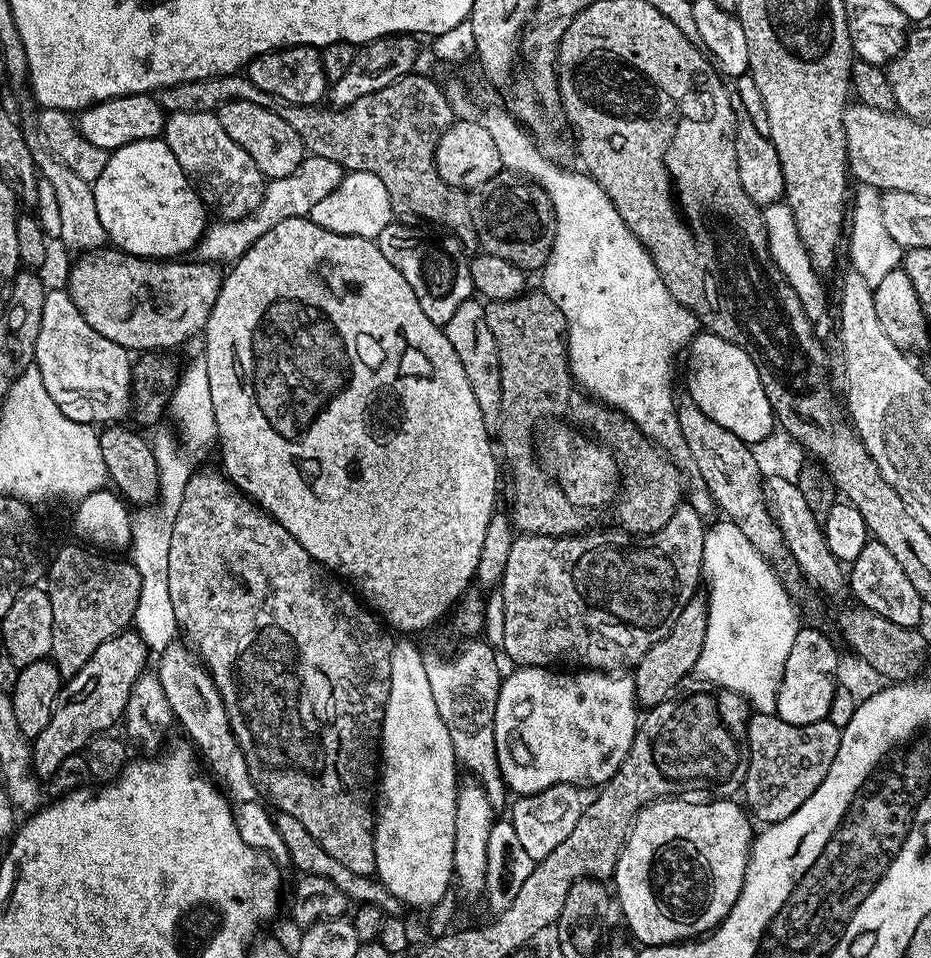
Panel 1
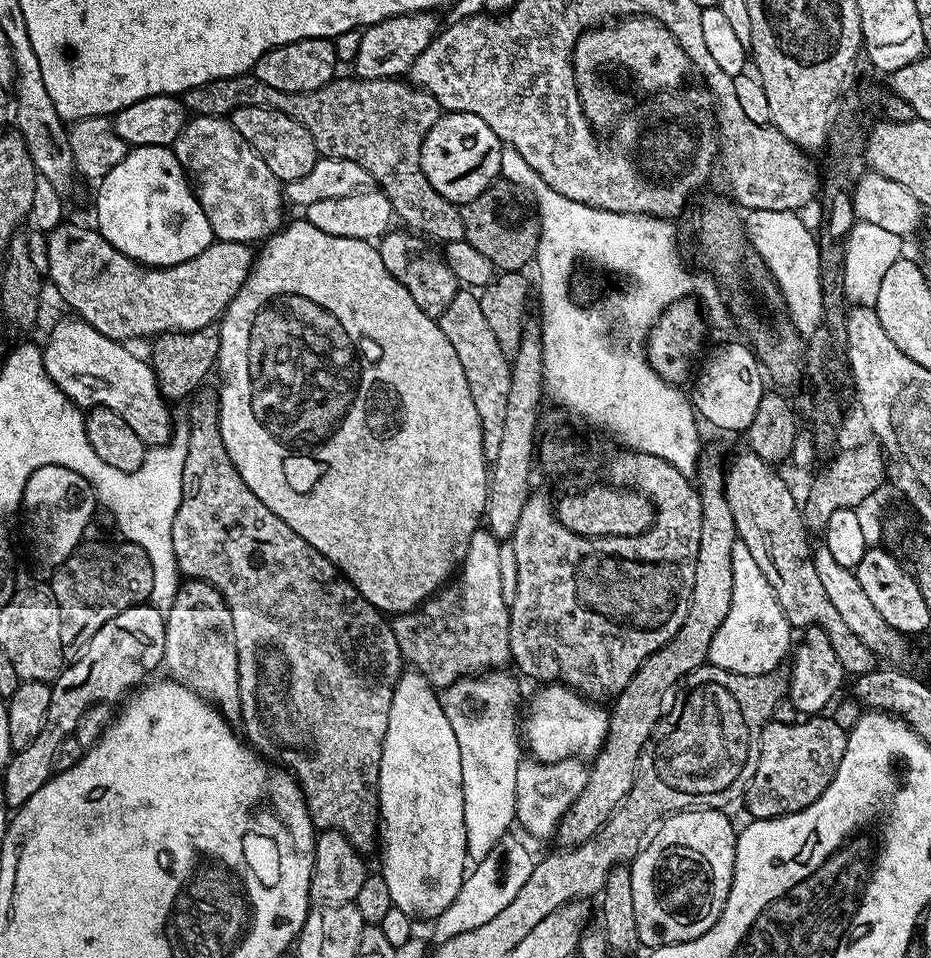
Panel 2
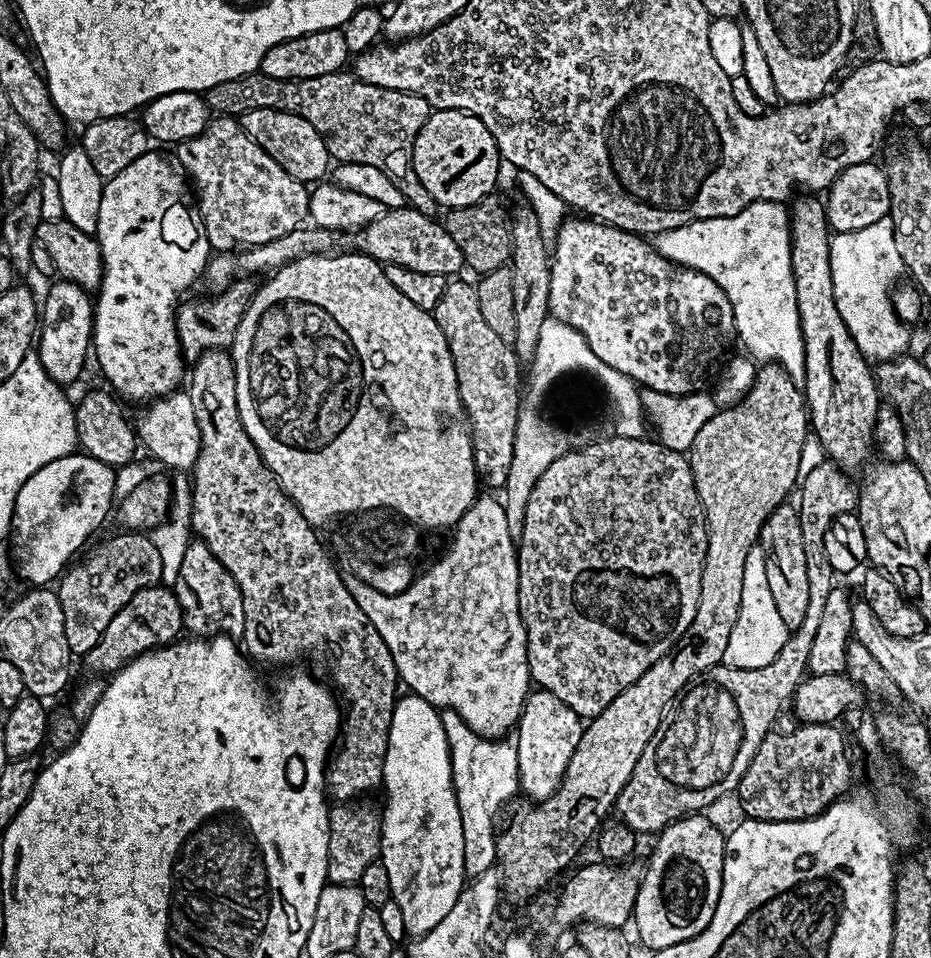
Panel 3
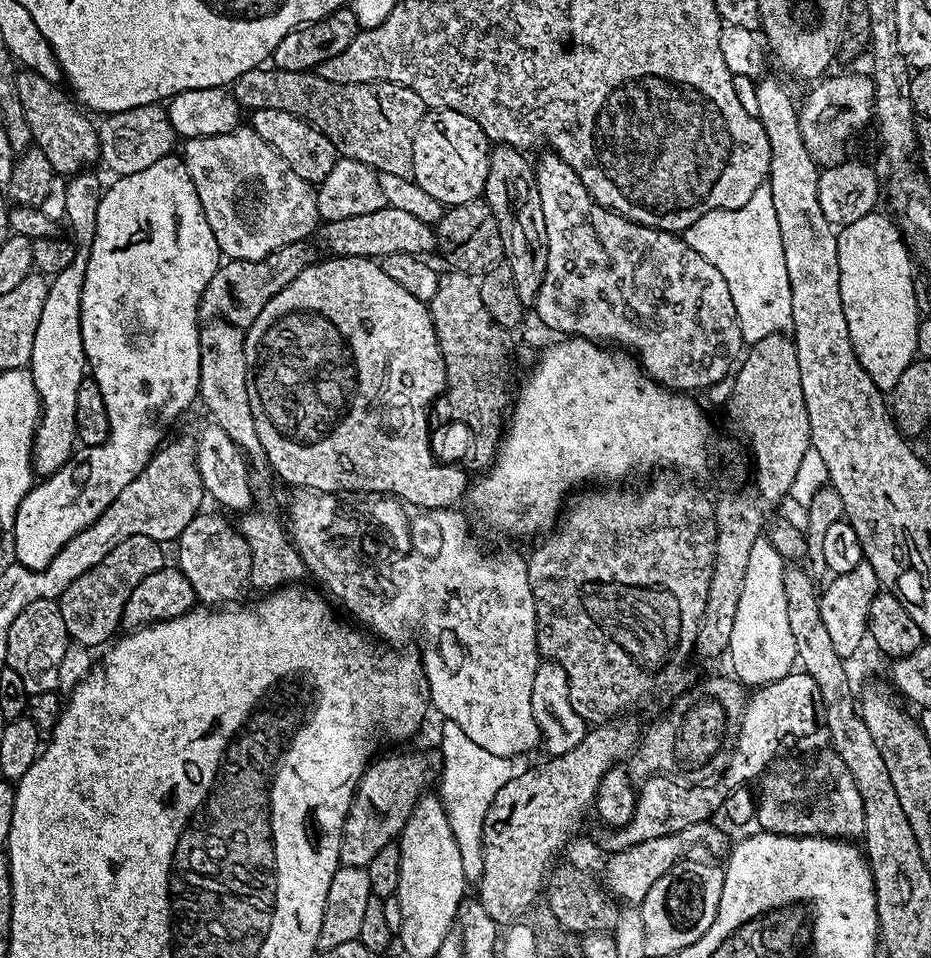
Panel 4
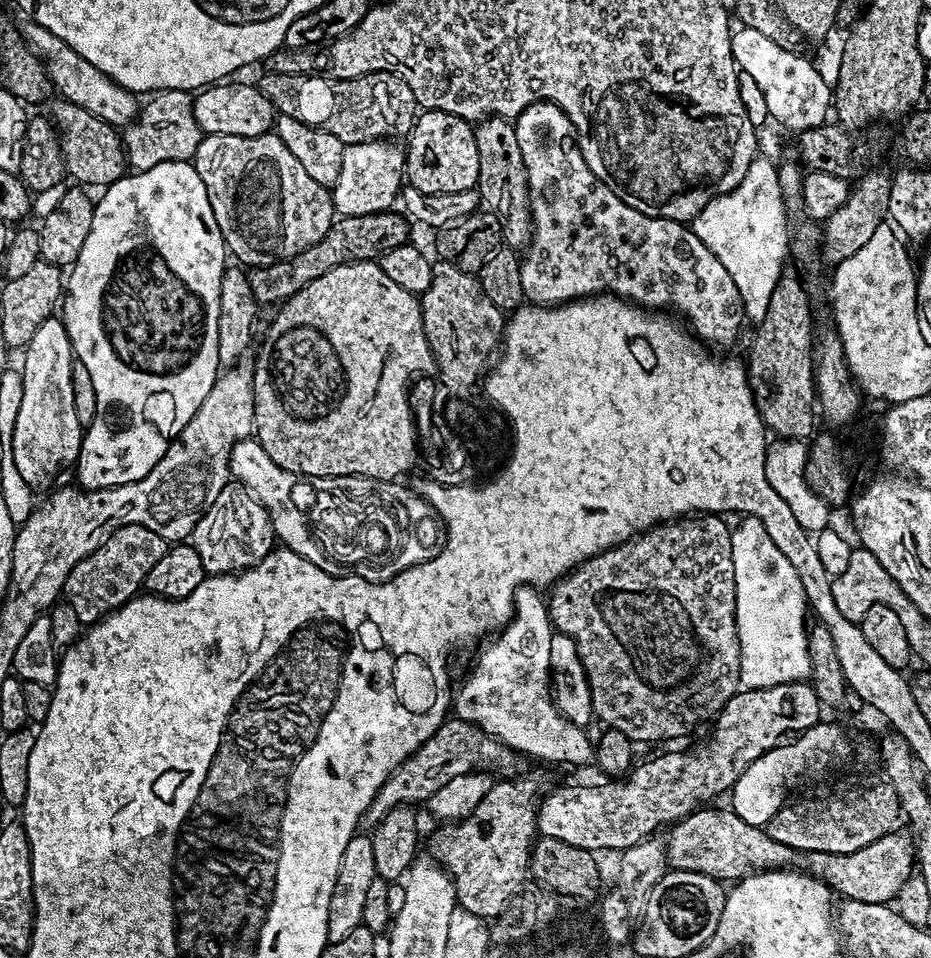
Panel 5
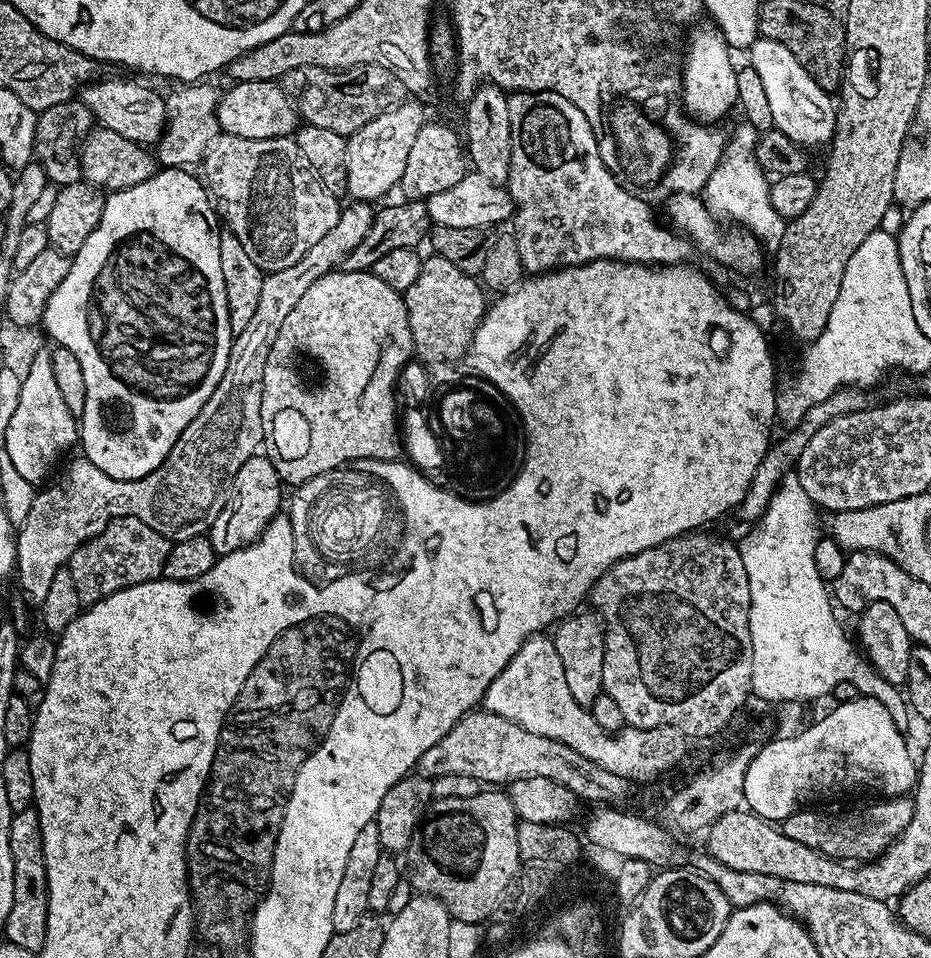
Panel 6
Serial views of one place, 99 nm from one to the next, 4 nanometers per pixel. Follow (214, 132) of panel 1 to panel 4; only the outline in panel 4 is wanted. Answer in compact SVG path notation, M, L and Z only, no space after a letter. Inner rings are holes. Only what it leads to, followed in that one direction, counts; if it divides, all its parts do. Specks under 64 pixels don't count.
M241 126L226 134L185 139L183 144L182 159L186 170L190 170L194 190L198 190L198 202L202 202L206 222L210 222L210 230L214 230L214 238L228 260L261 260L266 254L274 254L282 246L306 240L315 233L320 220L316 188L298 178L251 126Z

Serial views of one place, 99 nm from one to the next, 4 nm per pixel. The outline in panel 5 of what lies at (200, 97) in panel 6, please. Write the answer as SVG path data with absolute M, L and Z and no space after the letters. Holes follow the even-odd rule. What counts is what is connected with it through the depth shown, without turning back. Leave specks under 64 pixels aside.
M166 90L155 93L148 105L139 109L131 124L123 129L124 155L129 169L141 172L158 166L158 162L191 161L202 139L198 122L194 118L192 92Z

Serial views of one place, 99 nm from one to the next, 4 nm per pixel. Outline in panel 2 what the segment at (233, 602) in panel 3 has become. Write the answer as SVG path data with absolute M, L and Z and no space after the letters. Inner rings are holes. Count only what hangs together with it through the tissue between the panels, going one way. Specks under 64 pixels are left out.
M189 579L181 583L174 602L166 609L164 625L166 650L163 667L168 668L167 675L211 702L225 717L239 717L236 643L231 636L232 615L222 593L204 580Z

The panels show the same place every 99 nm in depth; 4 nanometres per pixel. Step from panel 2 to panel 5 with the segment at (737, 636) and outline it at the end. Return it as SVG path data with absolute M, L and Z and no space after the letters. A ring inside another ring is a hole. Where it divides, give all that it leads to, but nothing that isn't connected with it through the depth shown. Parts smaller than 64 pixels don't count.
M755 518L741 519L740 525L732 528L732 561L734 562L734 586L736 587L736 629L738 630L738 642L740 643L740 682L744 688L769 688L770 686L782 686L799 680L807 681L812 675L810 650L808 649L809 621L804 621L810 616L810 605L806 594L802 590L802 578L798 578L798 570L790 566L790 558L787 551L781 545L766 534L766 526L761 520Z

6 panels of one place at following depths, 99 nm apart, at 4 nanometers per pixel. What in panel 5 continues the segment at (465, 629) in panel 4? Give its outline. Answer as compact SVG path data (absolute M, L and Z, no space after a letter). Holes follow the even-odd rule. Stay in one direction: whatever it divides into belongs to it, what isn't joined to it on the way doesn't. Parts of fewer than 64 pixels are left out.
M531 586L520 587L516 592L511 622L488 642L493 644L483 645L485 648L481 650L476 665L469 670L460 689L455 689L454 712L459 719L480 728L487 736L501 740L506 747L522 756L534 756L552 764L591 765L594 760L593 737L588 737L581 725L564 717L552 700L552 635L554 629L548 619L545 597Z

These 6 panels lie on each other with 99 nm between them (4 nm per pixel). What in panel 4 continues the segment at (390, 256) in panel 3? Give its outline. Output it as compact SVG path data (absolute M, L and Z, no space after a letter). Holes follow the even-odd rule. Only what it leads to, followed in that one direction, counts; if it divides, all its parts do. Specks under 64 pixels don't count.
M387 206L374 210L374 214L357 214L354 218L342 218L321 223L314 233L320 239L319 247L332 256L367 256L383 258L390 254L410 254L423 257L424 252L436 248L436 233L433 225L414 218L407 210Z

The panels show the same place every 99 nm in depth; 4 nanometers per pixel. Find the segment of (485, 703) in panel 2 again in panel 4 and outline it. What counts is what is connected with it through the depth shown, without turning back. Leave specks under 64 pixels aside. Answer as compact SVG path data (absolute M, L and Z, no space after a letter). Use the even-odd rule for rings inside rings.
M444 720L441 725L438 751L442 767L438 773L438 795L450 822L450 830L454 830L454 842L458 842L465 885L476 886L482 878L484 865L486 810L490 810L494 794L498 794L498 790L502 790L502 786L506 786L514 775L513 761L506 756L490 754L490 750L482 750L482 746L478 746L478 742L470 742L470 738L466 738L464 731L454 726L454 722Z

